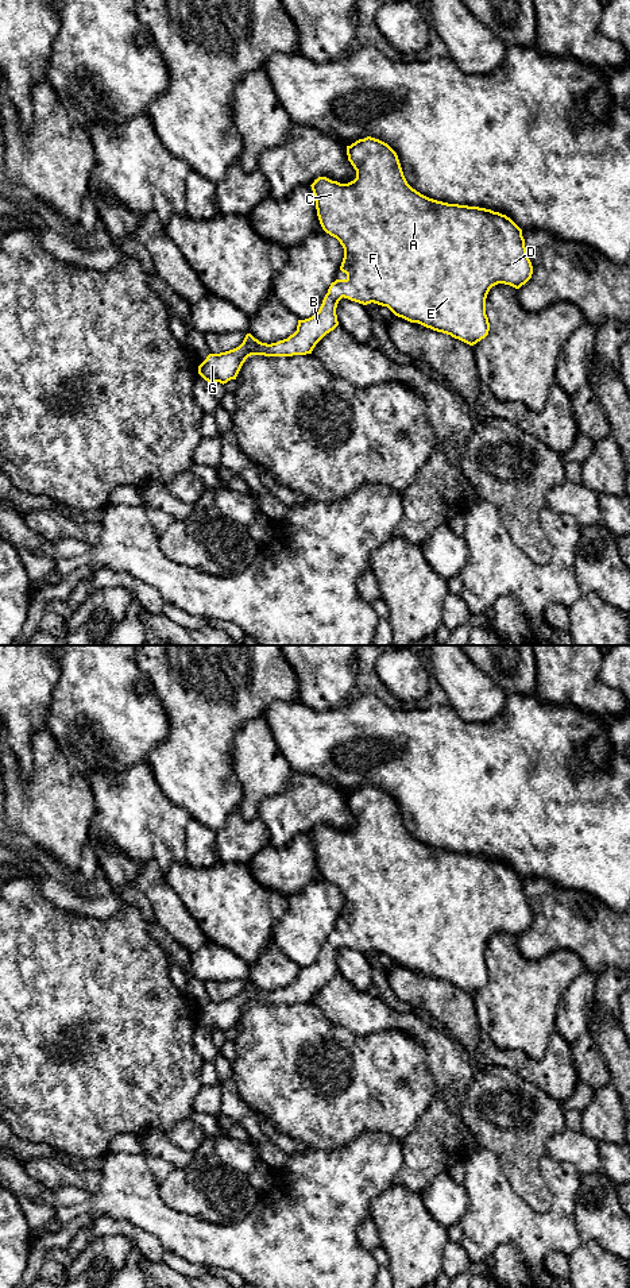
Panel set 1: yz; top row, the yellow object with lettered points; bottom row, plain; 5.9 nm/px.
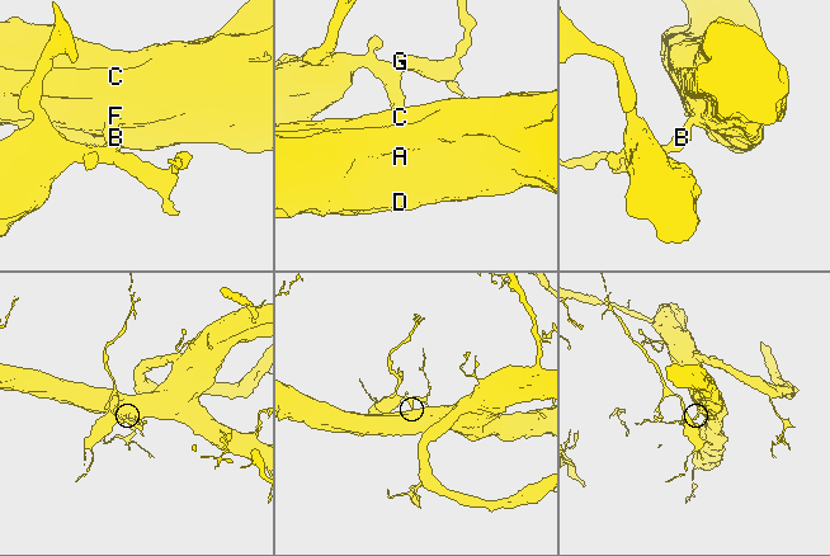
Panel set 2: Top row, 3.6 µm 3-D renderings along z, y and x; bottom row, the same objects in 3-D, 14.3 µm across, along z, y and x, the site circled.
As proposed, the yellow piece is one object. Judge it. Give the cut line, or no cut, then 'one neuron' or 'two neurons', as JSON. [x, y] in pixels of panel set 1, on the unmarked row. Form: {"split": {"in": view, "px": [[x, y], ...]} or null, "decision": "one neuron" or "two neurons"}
{"split": null, "decision": "one neuron"}

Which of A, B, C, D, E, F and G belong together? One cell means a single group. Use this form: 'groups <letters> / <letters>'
groups A B C D E F G

